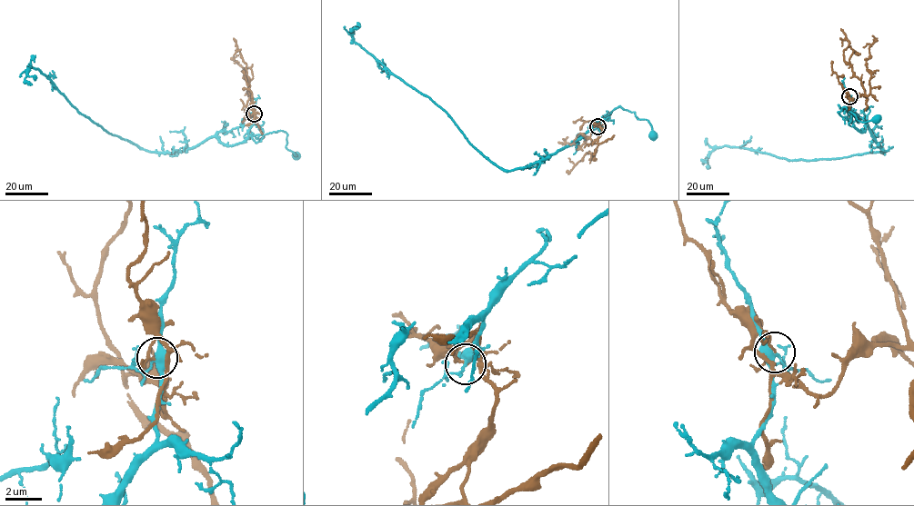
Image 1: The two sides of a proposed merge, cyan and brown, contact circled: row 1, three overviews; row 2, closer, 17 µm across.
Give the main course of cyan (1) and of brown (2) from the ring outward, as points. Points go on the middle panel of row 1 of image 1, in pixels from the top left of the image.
1: (597, 127), (600, 121), (597, 123), (619, 106), (634, 112), (637, 119), (647, 121), (653, 135)
2: (597, 127), (597, 124), (601, 131), (596, 143), (591, 143), (591, 140), (580, 133), (571, 144), (557, 142)

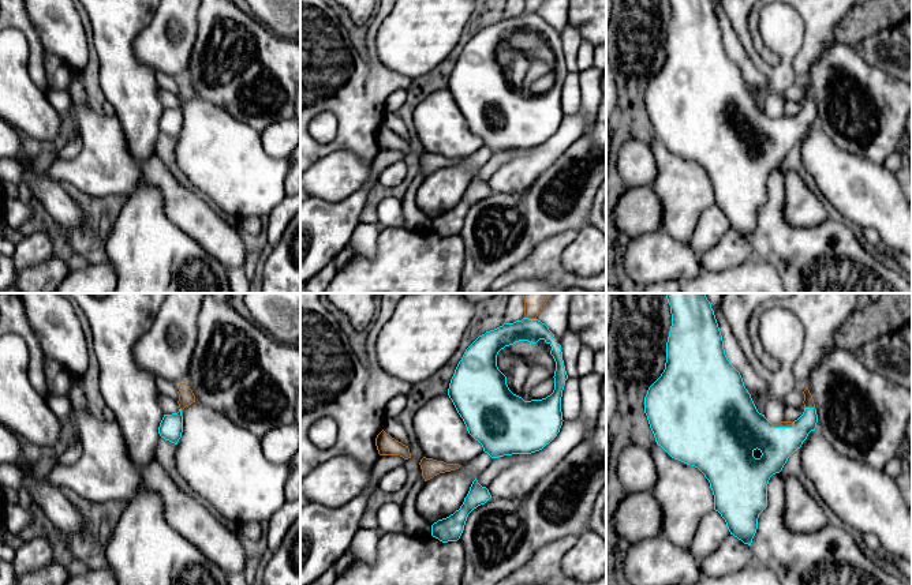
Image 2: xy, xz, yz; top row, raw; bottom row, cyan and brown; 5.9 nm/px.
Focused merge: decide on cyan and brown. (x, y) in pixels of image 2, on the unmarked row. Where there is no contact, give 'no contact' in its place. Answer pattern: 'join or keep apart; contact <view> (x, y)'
keep apart; contact xz (530, 14)

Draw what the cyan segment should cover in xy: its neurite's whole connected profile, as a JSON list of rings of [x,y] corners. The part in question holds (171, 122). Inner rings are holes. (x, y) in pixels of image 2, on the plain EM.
[[[179,104],[177,108],[164,109],[158,121],[160,131],[164,132],[165,135],[177,139],[179,134],[182,132],[182,127],[183,127],[182,104]]]

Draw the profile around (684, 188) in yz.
[[[661,140],[649,143],[658,168],[651,185],[662,206],[661,230],[691,243],[700,214],[714,206],[709,175],[695,161],[672,153]]]

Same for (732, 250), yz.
[[[729,229],[706,254],[699,256],[702,271],[722,271],[755,256],[751,240]]]

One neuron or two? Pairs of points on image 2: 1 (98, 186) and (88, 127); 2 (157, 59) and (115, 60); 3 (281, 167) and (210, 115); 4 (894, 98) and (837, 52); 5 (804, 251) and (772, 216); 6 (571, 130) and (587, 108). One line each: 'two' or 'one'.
1: one
2: two
3: one
4: one
5: one
6: one

